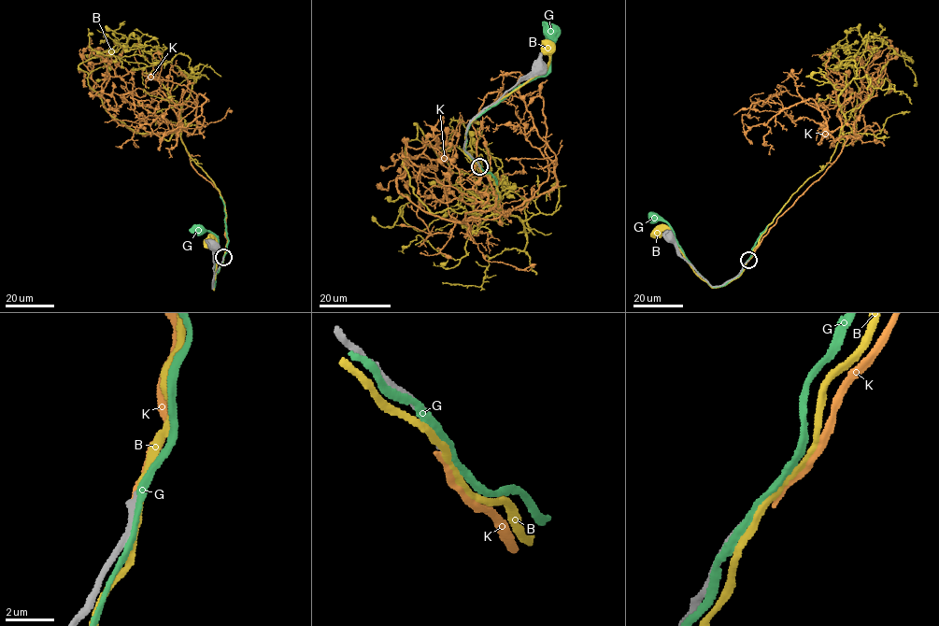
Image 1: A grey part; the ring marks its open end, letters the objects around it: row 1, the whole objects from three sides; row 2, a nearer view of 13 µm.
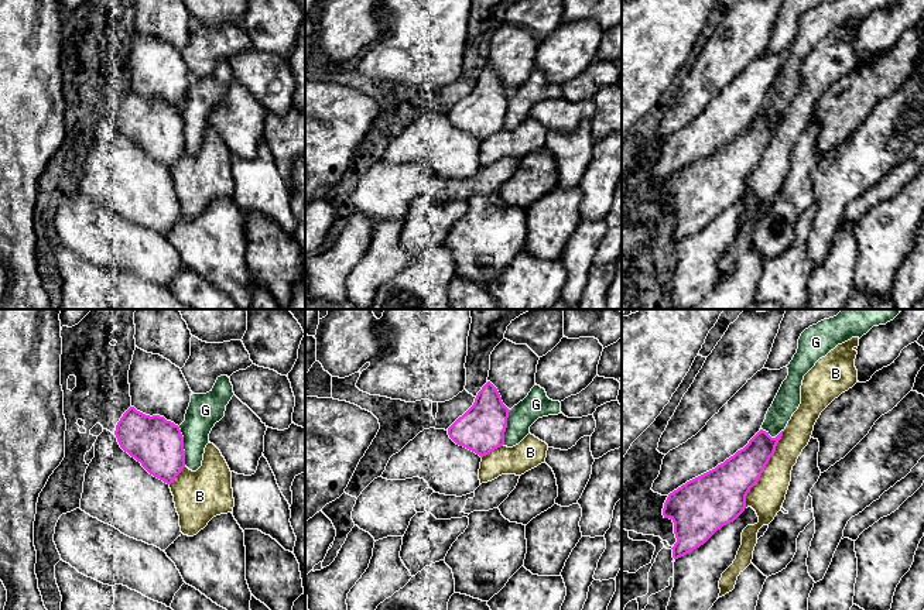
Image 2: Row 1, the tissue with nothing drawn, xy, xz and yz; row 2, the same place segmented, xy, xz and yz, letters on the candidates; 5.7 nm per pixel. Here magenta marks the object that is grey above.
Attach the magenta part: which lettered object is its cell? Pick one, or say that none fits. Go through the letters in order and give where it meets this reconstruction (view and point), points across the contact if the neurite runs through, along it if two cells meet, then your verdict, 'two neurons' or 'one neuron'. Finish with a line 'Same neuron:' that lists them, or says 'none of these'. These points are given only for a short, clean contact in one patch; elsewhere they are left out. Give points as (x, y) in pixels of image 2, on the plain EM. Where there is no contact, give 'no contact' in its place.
B: meets magenta in yz at (763, 153); two neurons
G: meets magenta in xy at (182, 130); two neurons
K: no contact; two neurons
Same neuron: none of these

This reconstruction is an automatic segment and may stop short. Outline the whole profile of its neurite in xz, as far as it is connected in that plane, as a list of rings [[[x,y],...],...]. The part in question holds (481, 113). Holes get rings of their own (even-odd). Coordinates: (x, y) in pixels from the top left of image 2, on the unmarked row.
[[[487,65],[473,89],[448,112],[448,119],[456,128],[483,141],[504,128],[509,96],[497,72]]]

